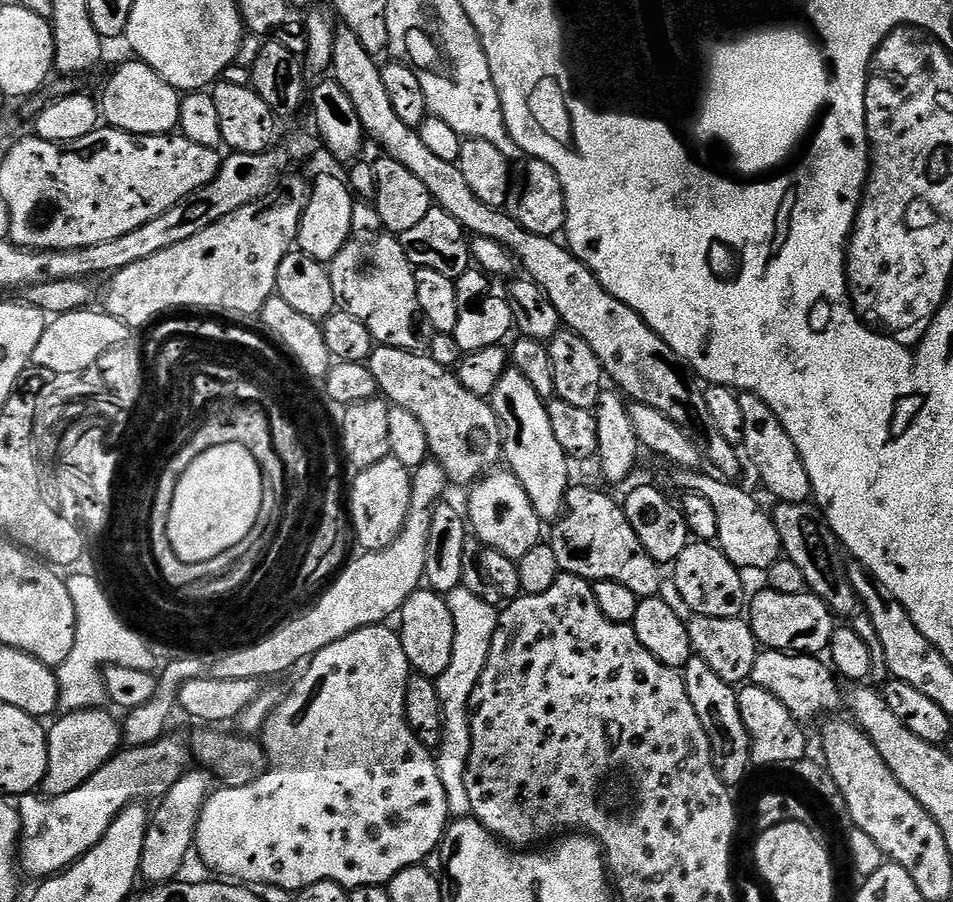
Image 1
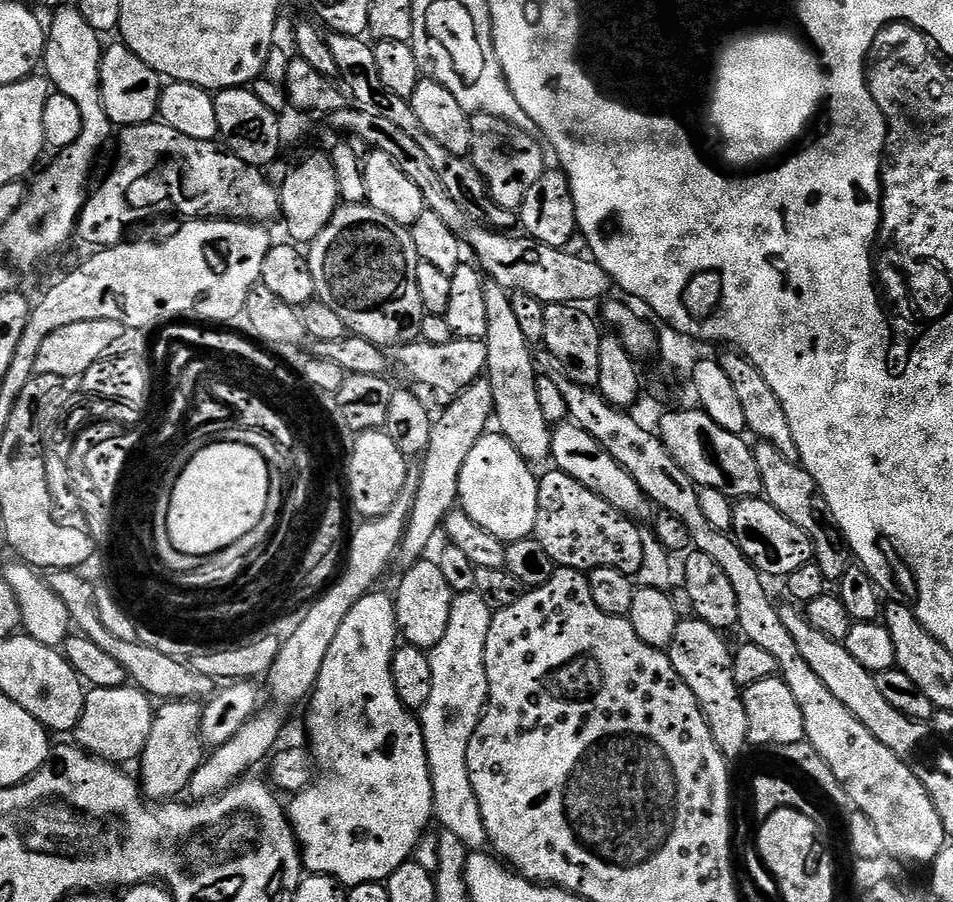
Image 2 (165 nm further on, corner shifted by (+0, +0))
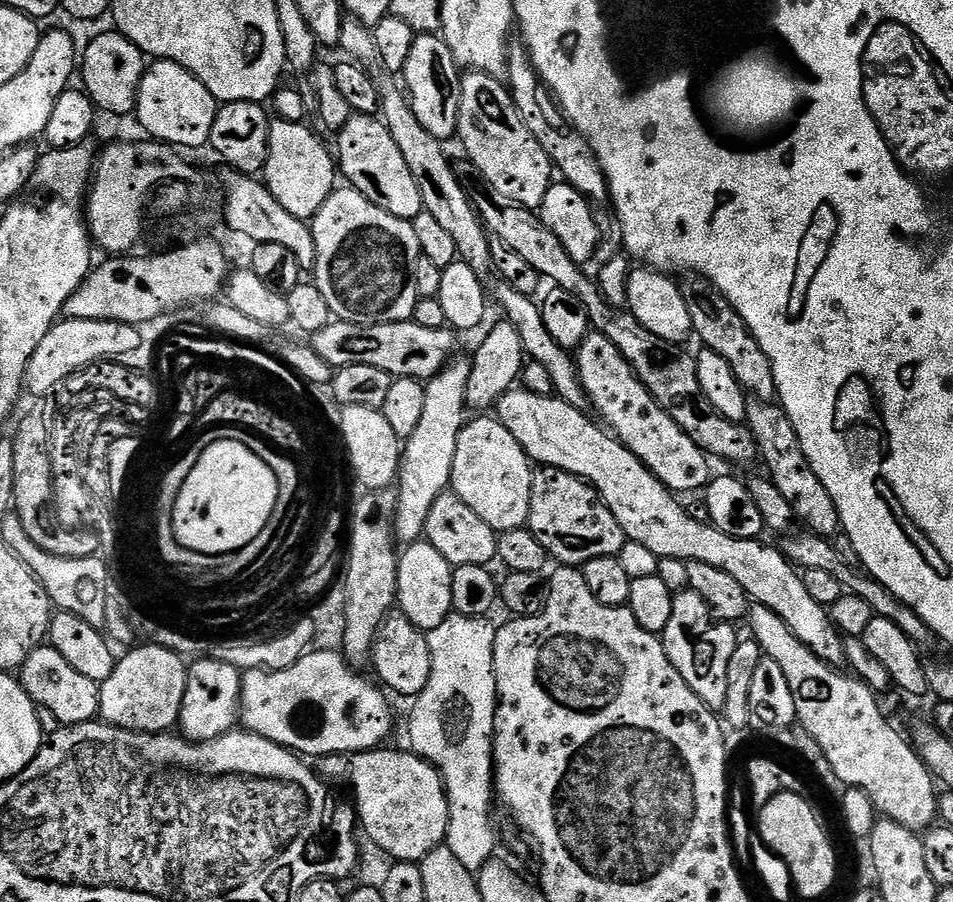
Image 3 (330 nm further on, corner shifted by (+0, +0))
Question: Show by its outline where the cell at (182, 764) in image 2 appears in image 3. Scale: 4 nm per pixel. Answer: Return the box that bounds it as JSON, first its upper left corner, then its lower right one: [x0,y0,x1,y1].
[178,658,242,740]

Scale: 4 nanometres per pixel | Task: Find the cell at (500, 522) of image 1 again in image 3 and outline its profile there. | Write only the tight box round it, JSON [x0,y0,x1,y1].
[451,414,533,534]

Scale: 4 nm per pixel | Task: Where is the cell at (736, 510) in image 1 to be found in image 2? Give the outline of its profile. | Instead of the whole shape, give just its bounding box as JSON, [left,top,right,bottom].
[731,498,814,578]

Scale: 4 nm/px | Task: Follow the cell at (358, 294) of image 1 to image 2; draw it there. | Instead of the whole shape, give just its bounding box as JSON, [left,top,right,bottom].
[307,202,426,350]

